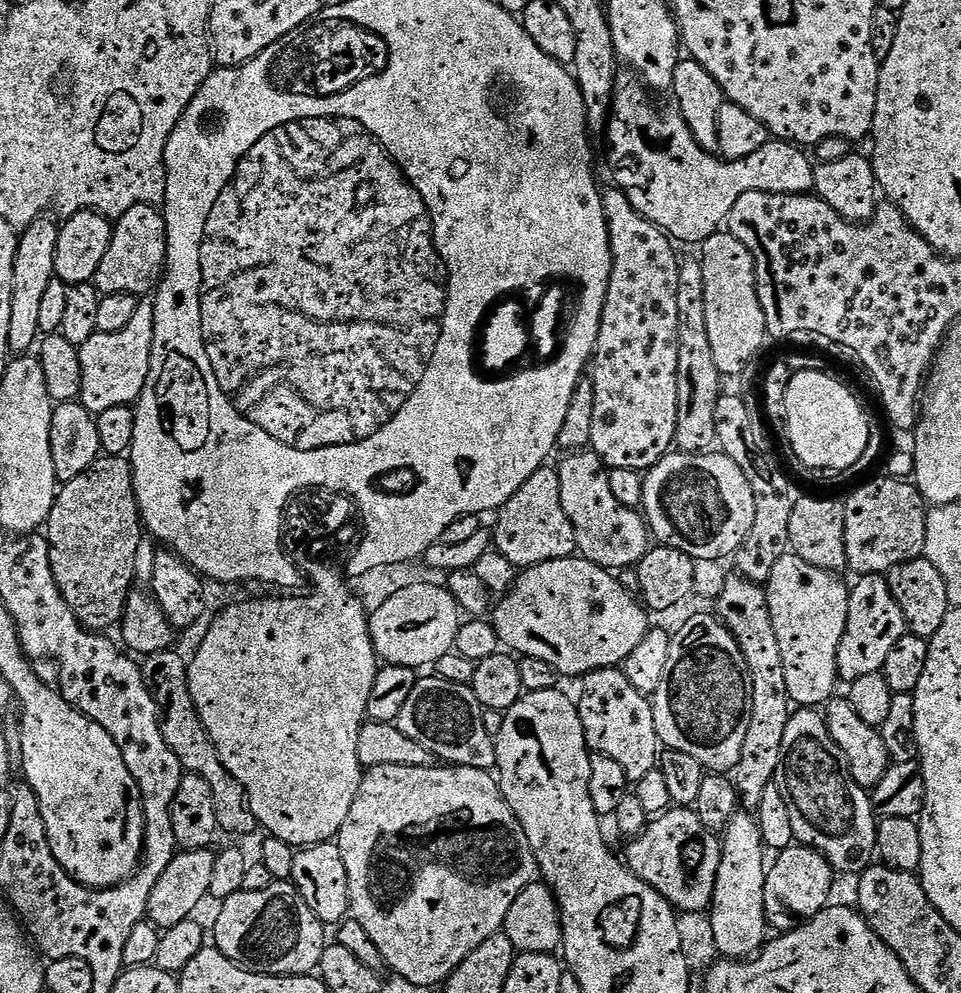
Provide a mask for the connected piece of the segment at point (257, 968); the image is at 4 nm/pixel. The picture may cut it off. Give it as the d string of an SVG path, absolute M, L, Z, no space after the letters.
M274 882L266 890L250 890L230 894L220 905L216 916L215 947L219 948L226 958L242 968L249 968L259 976L306 976L315 973L320 966L320 959L326 947L324 932L326 925L310 910L296 885L291 882Z

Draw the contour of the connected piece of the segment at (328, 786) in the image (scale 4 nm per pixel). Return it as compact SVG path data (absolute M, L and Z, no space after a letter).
M319 575L310 585L309 596L292 596L296 594L272 594L265 600L244 600L241 604L232 604L220 612L220 617L208 628L208 633L200 640L196 653L188 660L188 689L192 695L194 706L230 774L242 782L244 792L248 795L248 805L258 818L260 828L268 836L282 838L282 842L291 844L299 850L311 844L327 844L335 841L342 830L342 822L346 822L346 814L350 814L350 806L354 806L354 798L358 798L358 790L364 781L365 769L358 762L358 738L363 730L368 714L370 690L374 690L374 678L378 671L378 657L368 625L369 609L348 589L349 581L342 576L326 578Z

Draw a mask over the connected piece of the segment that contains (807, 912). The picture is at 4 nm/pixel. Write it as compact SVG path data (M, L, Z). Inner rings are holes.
M796 846L791 849L790 854L777 856L780 857L773 864L771 861L768 868L764 905L769 925L777 933L783 934L800 927L806 920L813 920L820 911L829 907L834 869L832 863L813 848Z

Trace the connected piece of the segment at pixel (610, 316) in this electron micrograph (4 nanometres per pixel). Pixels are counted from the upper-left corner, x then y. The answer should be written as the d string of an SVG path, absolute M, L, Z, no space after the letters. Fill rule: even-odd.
M612 186L603 193L604 217L608 223L608 237L610 238L610 250L612 251L612 273L606 298L604 299L604 313L598 332L596 351L590 361L590 379L594 386L594 426L590 428L591 451L595 452L609 469L621 468L622 470L634 470L643 473L653 468L660 459L673 451L676 443L676 431L678 430L678 270L681 257L676 256L677 245L672 237L666 235L654 222L642 218L634 206L630 206L630 198L619 188Z

